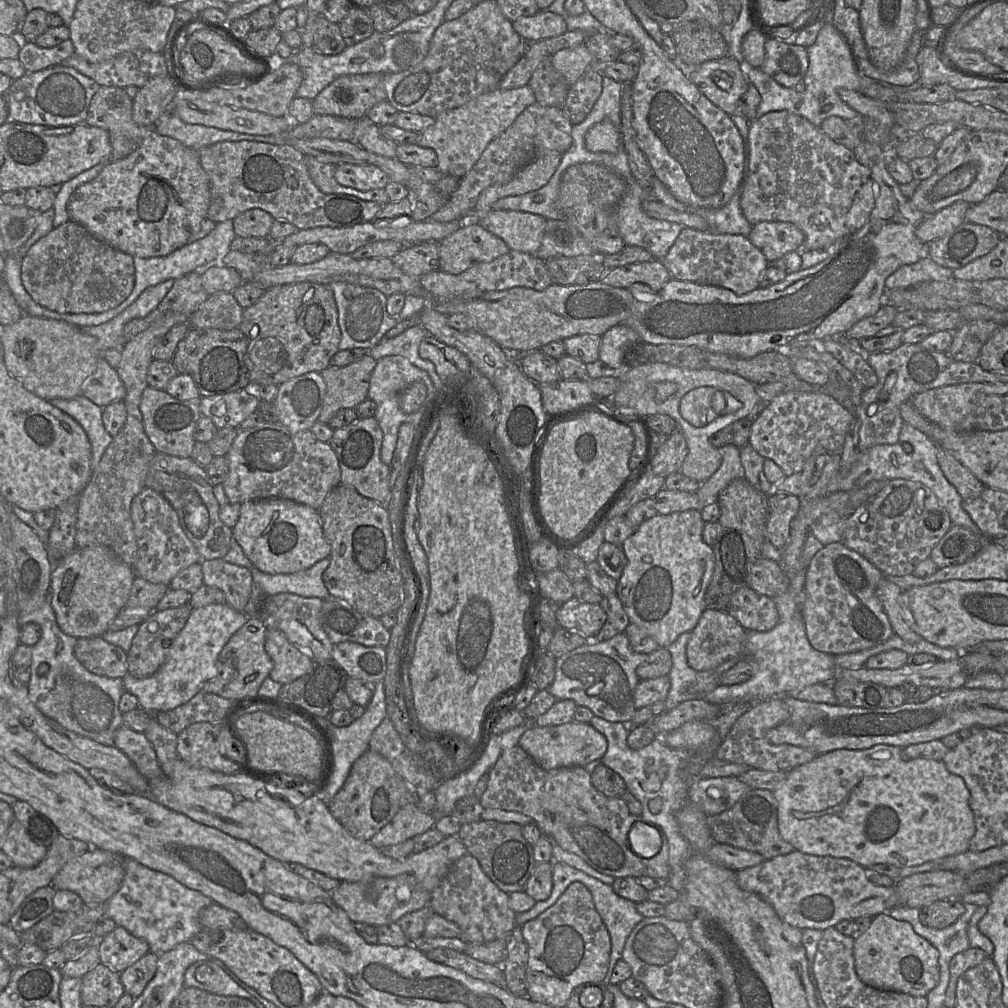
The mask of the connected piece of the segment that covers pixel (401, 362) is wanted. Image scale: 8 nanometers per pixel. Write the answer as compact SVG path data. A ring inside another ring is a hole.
M400 355L385 356L377 360L377 364L371 374L368 398L376 404L374 418L378 421L383 432L381 460L390 468L397 444L399 427L406 422L409 415L400 408L400 397L402 392L414 382L424 383L427 391L429 387L434 386L427 372L414 366L407 358Z

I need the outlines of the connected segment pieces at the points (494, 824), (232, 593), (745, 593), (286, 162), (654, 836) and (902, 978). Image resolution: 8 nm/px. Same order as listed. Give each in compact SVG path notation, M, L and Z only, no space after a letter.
M479 820L461 824L458 838L466 847L467 852L478 860L483 872L499 889L508 894L524 890L536 866L536 861L533 847L522 835L522 826L517 823Z
M223 558L201 560L203 584L223 591L233 609L244 612L254 585L249 568L231 564Z
M748 586L740 588L732 595L727 612L747 632L767 632L779 622L779 613L774 600Z
M222 141L204 147L199 152L200 163L206 172L210 185L210 205L207 218L215 223L233 220L249 209L259 208L274 219L285 219L298 230L317 227L349 228L357 224L371 222L384 205L361 200L348 194L326 194L312 181L305 154L291 145L274 145L256 141Z
M639 820L630 828L628 840L631 849L640 857L652 858L661 849L662 831L655 825Z
M880 913L854 938L855 971L868 986L912 996L926 996L938 984L939 952L929 941L917 934L909 922Z

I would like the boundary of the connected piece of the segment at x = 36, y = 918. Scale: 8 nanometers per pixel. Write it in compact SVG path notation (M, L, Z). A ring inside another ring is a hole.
M45 886L30 894L12 915L8 925L21 934L50 915L54 911L55 891L52 886Z

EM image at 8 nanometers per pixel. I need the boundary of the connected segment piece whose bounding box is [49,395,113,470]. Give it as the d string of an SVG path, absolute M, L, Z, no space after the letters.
M82 395L73 399L55 398L49 402L71 416L85 430L92 448L91 467L94 470L113 440L103 424L103 408Z

